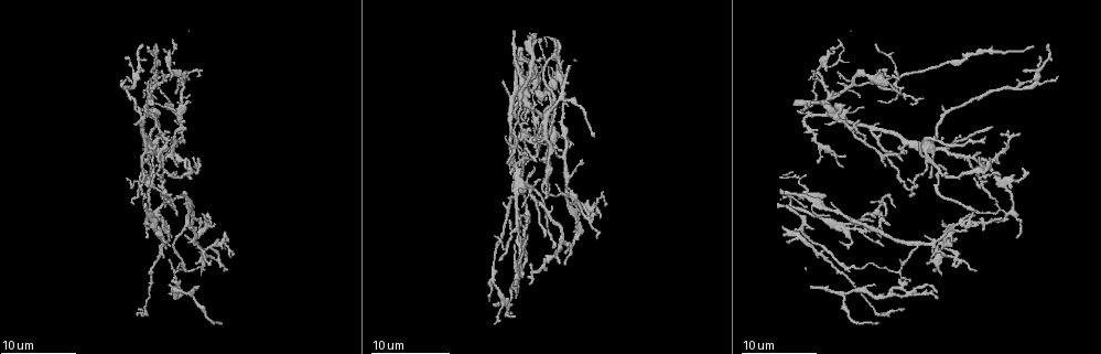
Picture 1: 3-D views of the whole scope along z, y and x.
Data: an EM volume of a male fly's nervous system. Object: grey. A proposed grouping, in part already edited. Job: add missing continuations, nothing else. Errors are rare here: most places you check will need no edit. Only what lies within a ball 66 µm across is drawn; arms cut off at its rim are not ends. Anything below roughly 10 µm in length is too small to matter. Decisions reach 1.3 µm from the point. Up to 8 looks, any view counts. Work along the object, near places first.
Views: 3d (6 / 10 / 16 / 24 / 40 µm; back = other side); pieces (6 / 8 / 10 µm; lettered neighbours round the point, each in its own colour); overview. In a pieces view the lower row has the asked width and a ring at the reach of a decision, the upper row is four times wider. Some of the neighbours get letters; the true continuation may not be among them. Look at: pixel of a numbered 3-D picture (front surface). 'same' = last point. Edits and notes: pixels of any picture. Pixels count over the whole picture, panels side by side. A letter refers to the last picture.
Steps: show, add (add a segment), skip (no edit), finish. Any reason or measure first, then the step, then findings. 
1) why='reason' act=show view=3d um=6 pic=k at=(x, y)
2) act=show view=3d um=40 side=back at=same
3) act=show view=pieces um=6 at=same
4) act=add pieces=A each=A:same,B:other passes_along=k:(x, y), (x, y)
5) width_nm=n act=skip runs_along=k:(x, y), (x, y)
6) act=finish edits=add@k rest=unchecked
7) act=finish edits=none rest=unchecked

why='an open end' act=show view=pieces um=6 pic=1 at=(986, 136)

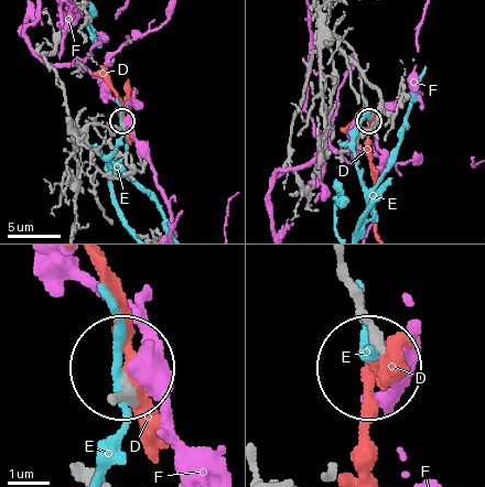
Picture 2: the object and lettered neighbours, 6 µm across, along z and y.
width_nm=230 act=skip each=D:other,E:other,F:other found='none of them fits'

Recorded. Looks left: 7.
why='free end' act=show view=3d um=10 pic=1 at=(971, 208)

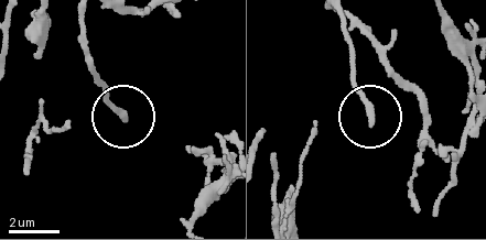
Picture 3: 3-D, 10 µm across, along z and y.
act=show view=pieces um=8 pic=3 at=(370, 122)

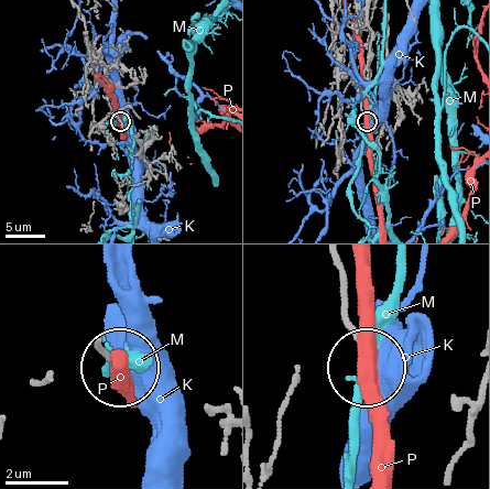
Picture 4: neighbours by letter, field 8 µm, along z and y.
width_nm=260 act=skip each=K:other,M:other,P:other found='none of them fits'

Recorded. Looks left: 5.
why='free end' act=show view=3d um=6 pic=1 at=(888, 223)

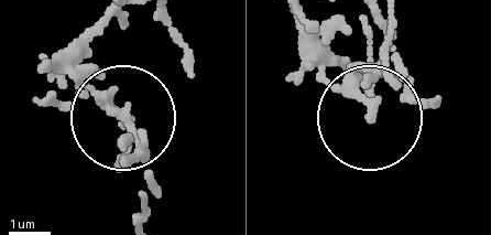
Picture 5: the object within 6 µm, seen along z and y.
act=show view=pieces um=10 pic=5 at=(372, 117)

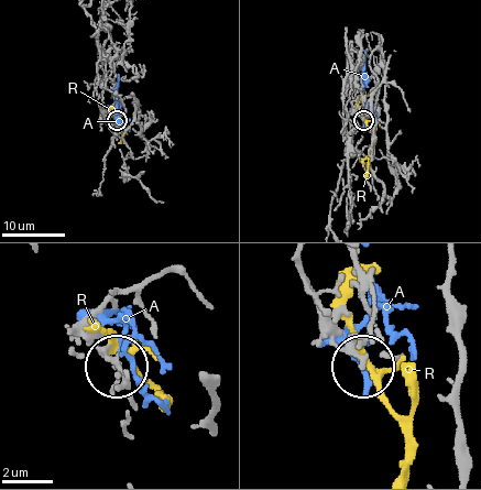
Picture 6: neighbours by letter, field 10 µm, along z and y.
width_nm=200 act=skip each=A:other,R:other found='no lettered segment goes on from it'

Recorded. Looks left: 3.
why='branch stops here' act=show view=3d um=6 pic=1 at=(1048, 46)

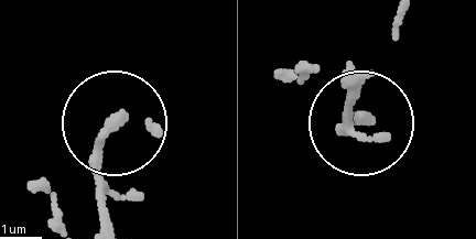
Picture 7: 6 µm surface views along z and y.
act=show view=pieces um=10 pic=7 at=(118, 118)

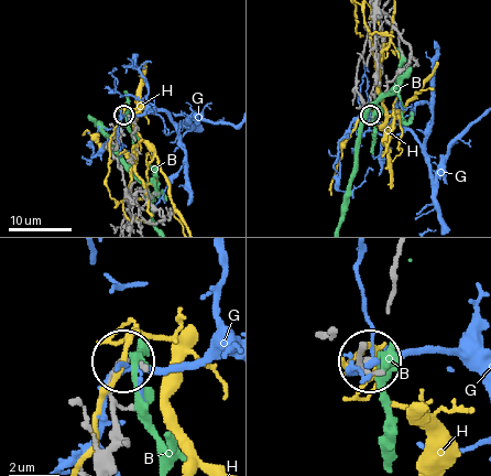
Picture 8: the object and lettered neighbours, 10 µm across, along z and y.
act=skip each=B:other,G:other,H:other found='none of them fits'

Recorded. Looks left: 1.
act=finish edits=none rest=unchecked

